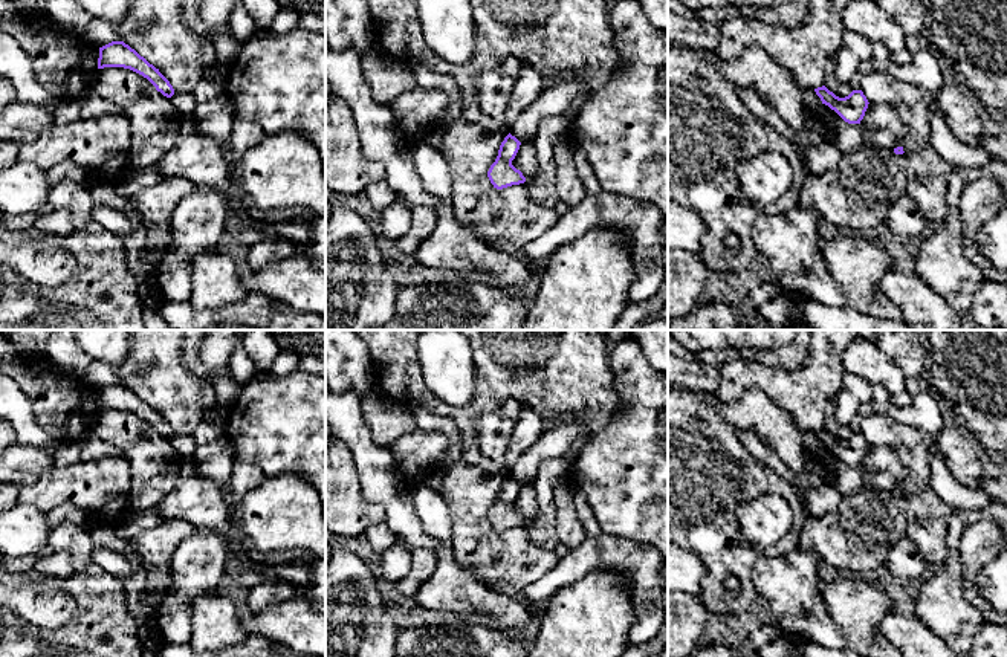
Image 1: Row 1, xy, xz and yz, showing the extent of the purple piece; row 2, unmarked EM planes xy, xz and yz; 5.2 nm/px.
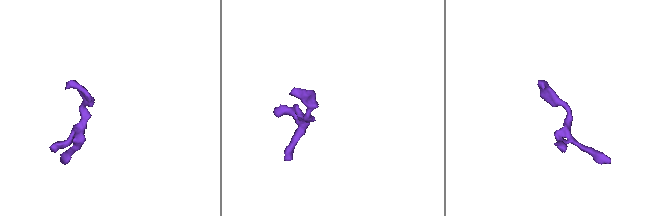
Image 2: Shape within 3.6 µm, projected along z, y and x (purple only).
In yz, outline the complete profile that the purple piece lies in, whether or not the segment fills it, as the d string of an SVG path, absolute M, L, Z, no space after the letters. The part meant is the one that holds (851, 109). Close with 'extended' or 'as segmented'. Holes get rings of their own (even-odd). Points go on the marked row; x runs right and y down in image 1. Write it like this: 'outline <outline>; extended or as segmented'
outline M825 86L814 89L814 92L822 104L834 110L848 124L860 124L869 104L862 90L853 90L845 98L836 96Z; as segmented

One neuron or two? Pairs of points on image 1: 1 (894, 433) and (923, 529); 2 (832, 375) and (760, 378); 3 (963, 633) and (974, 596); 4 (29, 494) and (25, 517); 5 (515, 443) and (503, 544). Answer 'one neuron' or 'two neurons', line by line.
1: one neuron
2: one neuron
3: two neurons
4: two neurons
5: two neurons

